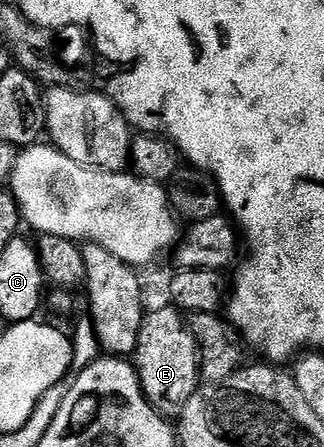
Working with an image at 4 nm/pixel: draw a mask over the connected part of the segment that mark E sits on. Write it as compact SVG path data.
M165 304L161 310L149 309L145 313L134 365L142 392L157 412L172 420L184 411L190 396L194 396L194 392L202 385L200 363L200 348L196 345L196 337L192 335L189 323L181 311L171 304Z

